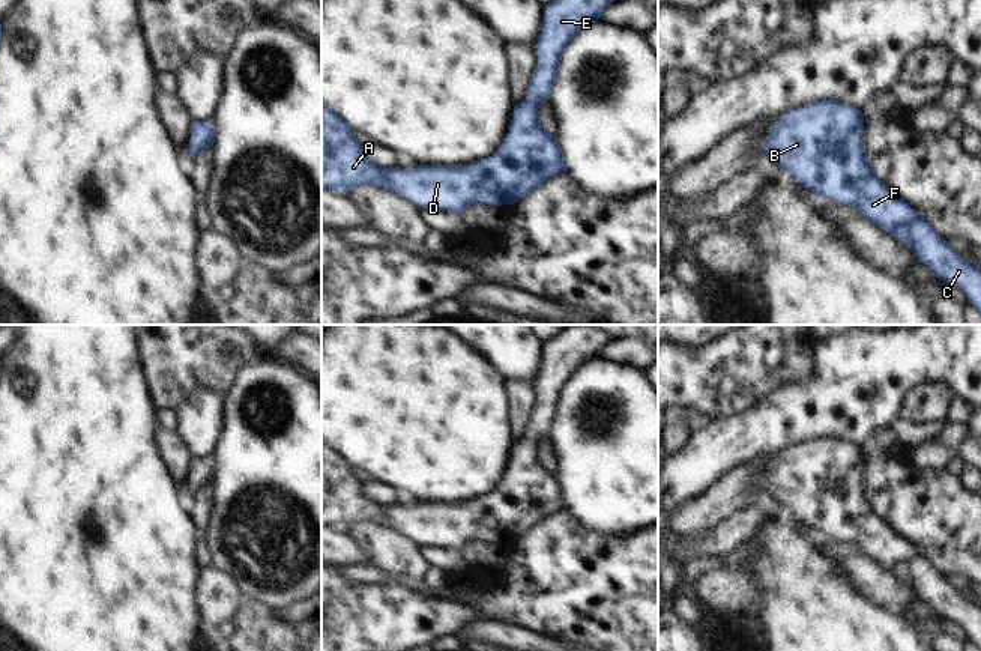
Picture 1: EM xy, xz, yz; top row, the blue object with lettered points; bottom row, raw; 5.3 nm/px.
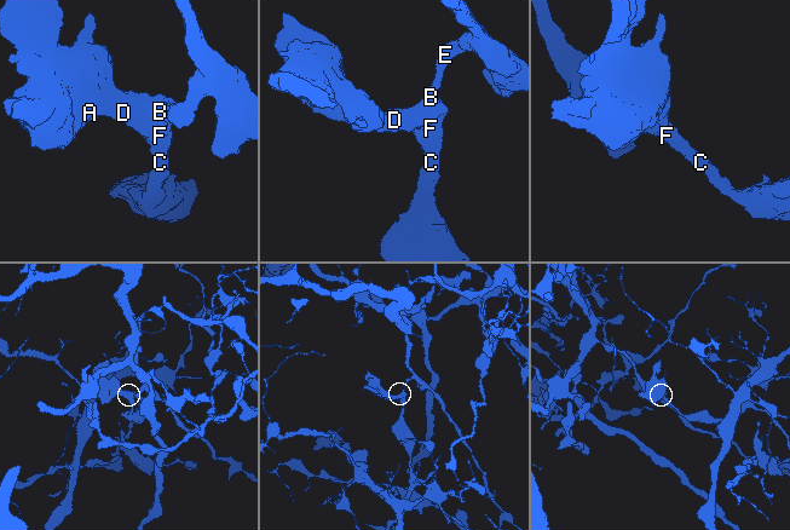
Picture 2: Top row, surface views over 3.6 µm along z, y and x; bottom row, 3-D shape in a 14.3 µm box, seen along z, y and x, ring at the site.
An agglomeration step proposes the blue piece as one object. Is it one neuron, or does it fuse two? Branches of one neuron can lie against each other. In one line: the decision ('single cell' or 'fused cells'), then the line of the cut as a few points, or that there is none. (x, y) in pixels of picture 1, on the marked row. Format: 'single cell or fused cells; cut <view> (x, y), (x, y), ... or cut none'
single cell; cut none

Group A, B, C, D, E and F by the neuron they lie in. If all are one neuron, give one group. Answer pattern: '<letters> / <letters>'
A B C D E F

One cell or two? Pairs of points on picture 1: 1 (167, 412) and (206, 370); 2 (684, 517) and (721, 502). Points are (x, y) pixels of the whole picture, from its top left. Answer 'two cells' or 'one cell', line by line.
1: two cells
2: one cell

